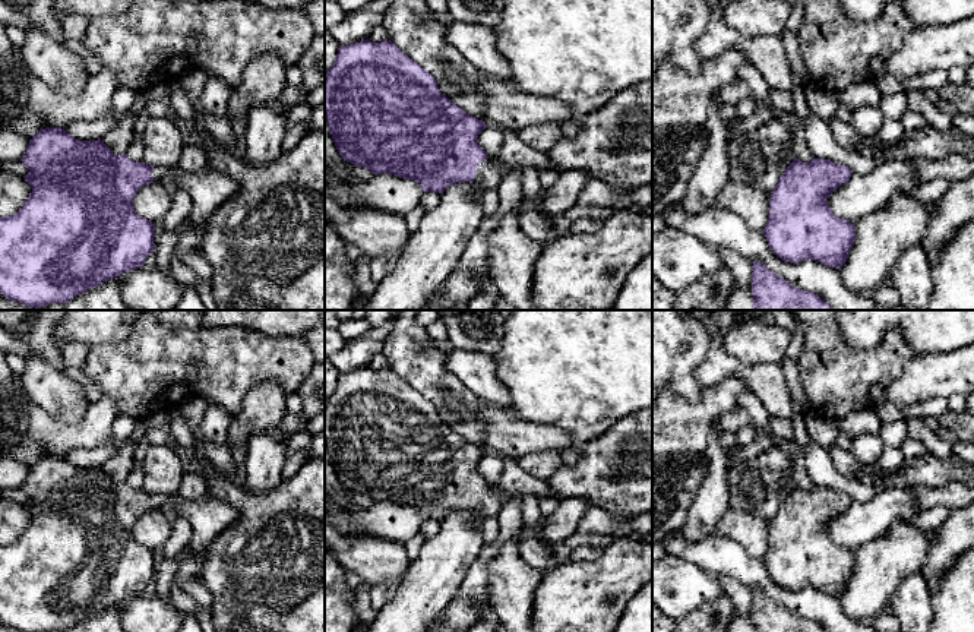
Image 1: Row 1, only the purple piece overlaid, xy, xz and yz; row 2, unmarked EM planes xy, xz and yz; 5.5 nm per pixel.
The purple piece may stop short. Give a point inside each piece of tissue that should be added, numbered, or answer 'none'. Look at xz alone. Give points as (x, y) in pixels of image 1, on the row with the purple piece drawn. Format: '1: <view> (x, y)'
1: xz (489, 173)

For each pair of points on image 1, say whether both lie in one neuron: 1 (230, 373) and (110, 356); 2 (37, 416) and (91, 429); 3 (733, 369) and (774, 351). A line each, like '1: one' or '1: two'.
1: one
2: one
3: two

